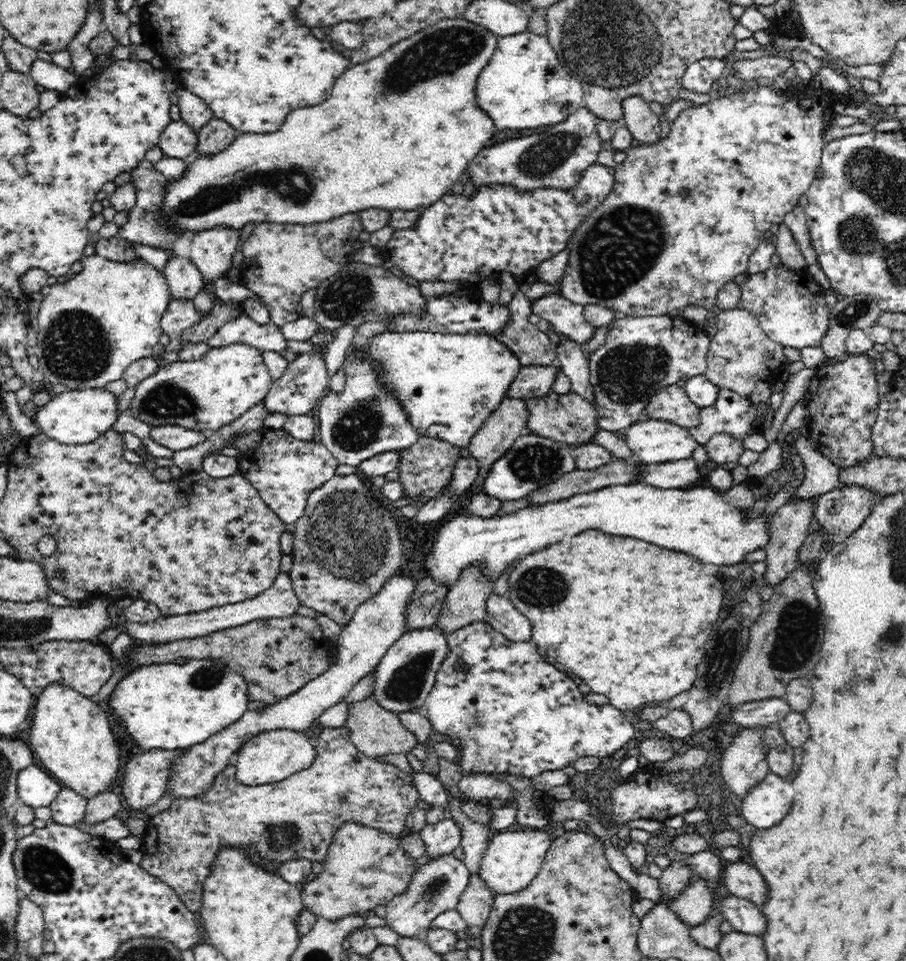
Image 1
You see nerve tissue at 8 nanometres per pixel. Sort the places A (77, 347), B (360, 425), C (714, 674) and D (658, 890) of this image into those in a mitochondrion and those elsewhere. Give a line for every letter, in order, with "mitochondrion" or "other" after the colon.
A: mitochondrion
B: mitochondrion
C: mitochondrion
D: other

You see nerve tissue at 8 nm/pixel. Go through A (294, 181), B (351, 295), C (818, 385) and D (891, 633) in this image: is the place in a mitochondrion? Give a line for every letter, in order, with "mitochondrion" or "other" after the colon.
A: mitochondrion
B: mitochondrion
C: other
D: mitochondrion

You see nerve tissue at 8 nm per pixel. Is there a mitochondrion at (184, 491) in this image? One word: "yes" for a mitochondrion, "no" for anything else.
no

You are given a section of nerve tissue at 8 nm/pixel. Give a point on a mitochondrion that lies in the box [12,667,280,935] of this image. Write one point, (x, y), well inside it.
(47, 871)

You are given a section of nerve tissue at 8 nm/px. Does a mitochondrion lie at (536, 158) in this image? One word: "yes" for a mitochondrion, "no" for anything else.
yes

